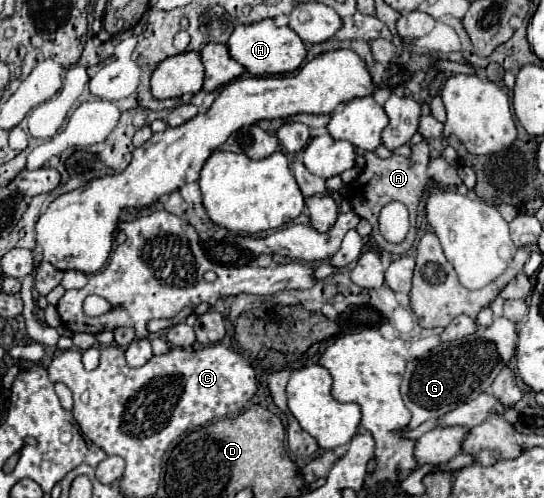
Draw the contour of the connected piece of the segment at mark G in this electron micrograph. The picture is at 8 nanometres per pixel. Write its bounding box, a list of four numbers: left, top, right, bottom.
[401,318,517,428]

